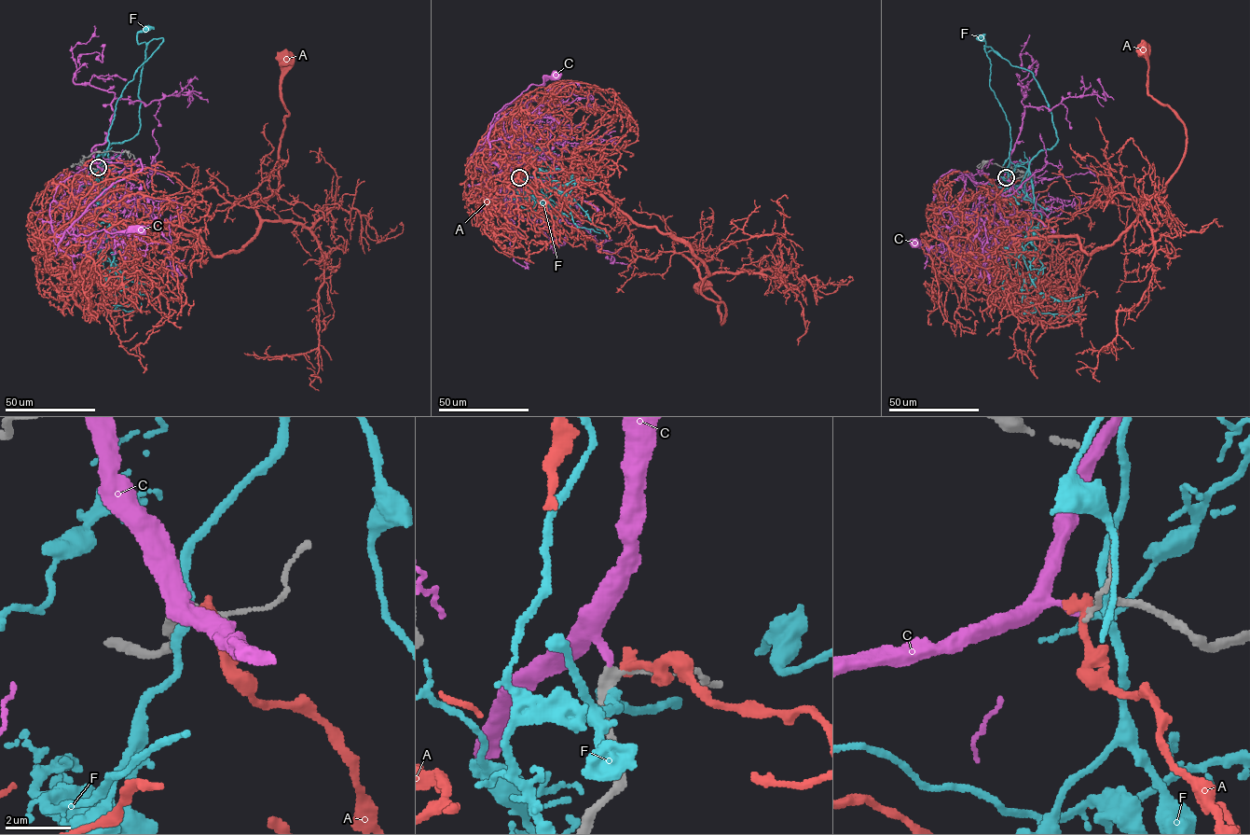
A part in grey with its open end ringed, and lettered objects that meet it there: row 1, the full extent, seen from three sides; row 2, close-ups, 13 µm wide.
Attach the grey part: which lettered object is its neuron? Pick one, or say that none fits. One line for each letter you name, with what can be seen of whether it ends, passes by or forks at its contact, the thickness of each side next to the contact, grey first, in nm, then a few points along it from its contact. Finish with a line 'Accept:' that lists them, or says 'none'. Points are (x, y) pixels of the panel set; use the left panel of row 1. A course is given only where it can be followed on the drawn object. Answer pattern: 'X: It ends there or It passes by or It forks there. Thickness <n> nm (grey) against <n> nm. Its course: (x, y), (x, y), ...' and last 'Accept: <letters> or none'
C: It ends there. Thickness 240 nm (grey) against 240 nm. Its course: (98, 167), (107, 173), (121, 171), (137, 159), (142, 169), (112, 184), (66, 229), (76, 235), (140, 229)
Accept: C

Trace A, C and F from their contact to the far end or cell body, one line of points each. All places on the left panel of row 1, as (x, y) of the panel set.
A: (99, 167), (118, 221), (242, 249), (278, 187), (283, 57)
C: (98, 167), (107, 173), (121, 171), (137, 159), (142, 169), (112, 184), (66, 229), (76, 235), (140, 229)
F: (98, 167), (108, 146), (116, 102), (135, 71), (163, 40), (138, 44), (137, 34), (146, 28)

